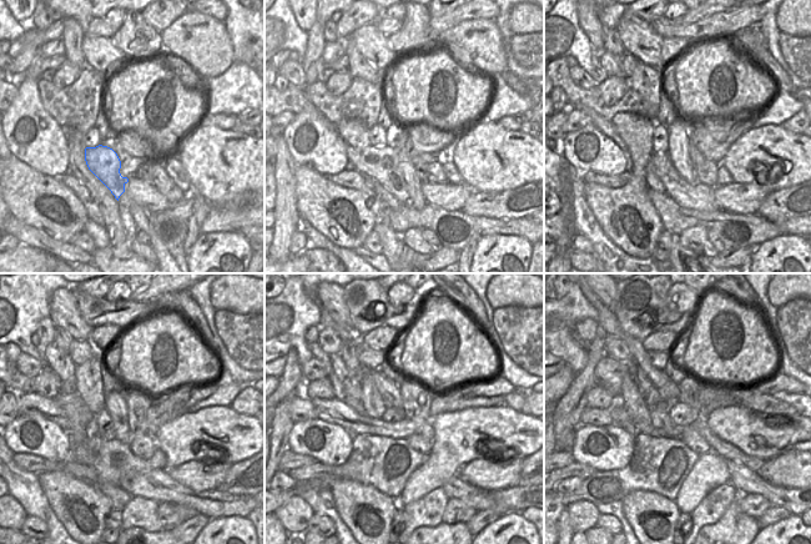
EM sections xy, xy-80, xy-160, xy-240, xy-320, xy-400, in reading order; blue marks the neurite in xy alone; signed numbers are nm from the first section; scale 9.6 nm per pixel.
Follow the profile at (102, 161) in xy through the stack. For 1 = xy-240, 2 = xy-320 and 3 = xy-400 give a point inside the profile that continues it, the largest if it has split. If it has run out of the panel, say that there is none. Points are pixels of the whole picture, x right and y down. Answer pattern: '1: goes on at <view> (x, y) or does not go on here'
1: goes on at xy-240 (156, 484)
2: goes on at xy-320 (456, 488)
3: goes on at xy-400 (569, 374)

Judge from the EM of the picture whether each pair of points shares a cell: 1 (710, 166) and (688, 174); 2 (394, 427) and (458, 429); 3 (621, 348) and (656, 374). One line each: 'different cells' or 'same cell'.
1: different cells
2: different cells
3: different cells

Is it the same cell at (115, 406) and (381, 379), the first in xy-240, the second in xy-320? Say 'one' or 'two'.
one

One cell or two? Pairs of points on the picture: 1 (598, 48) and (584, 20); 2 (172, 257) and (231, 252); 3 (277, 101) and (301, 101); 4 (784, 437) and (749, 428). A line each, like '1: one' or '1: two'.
1: one
2: two
3: one
4: one

